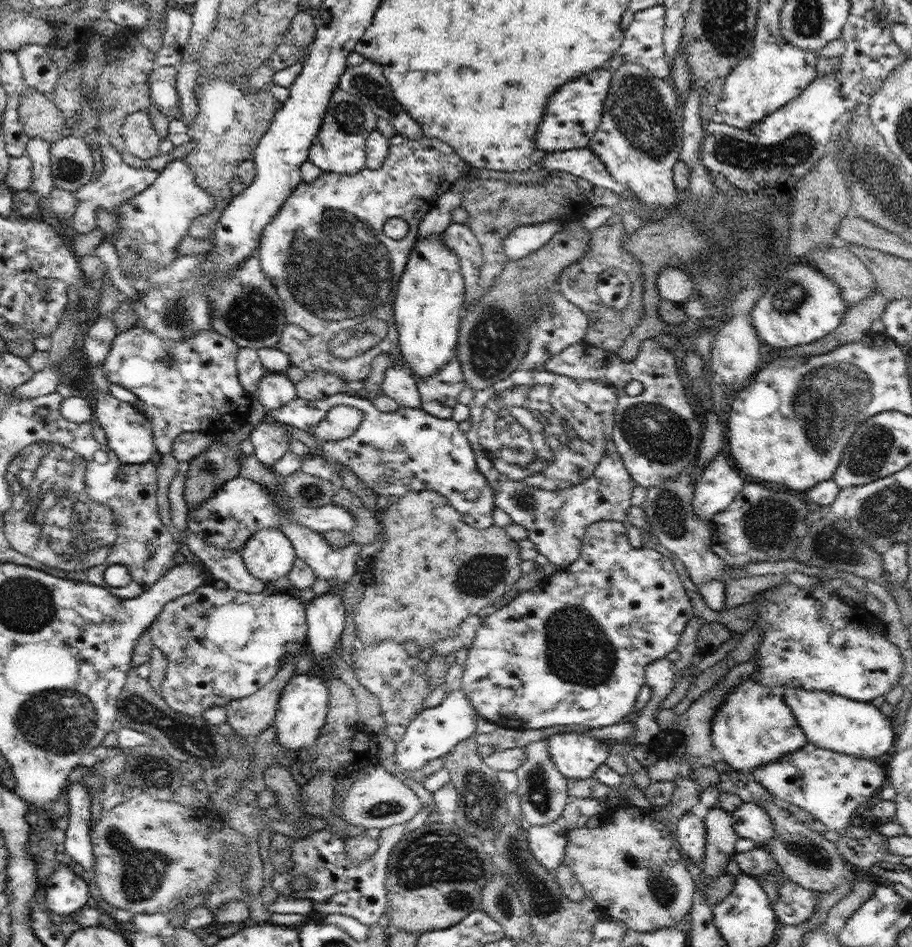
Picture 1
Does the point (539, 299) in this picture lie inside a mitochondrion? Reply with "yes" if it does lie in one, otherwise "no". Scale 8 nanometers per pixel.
yes

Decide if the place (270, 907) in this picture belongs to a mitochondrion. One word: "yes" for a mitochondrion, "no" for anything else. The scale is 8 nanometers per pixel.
no

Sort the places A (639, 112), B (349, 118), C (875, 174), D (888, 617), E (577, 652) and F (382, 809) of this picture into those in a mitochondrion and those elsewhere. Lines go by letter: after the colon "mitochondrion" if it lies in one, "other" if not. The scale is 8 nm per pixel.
A: mitochondrion
B: mitochondrion
C: mitochondrion
D: other
E: mitochondrion
F: mitochondrion

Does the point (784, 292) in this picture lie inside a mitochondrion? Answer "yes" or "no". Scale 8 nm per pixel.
yes

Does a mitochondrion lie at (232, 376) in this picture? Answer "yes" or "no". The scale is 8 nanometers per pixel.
no

